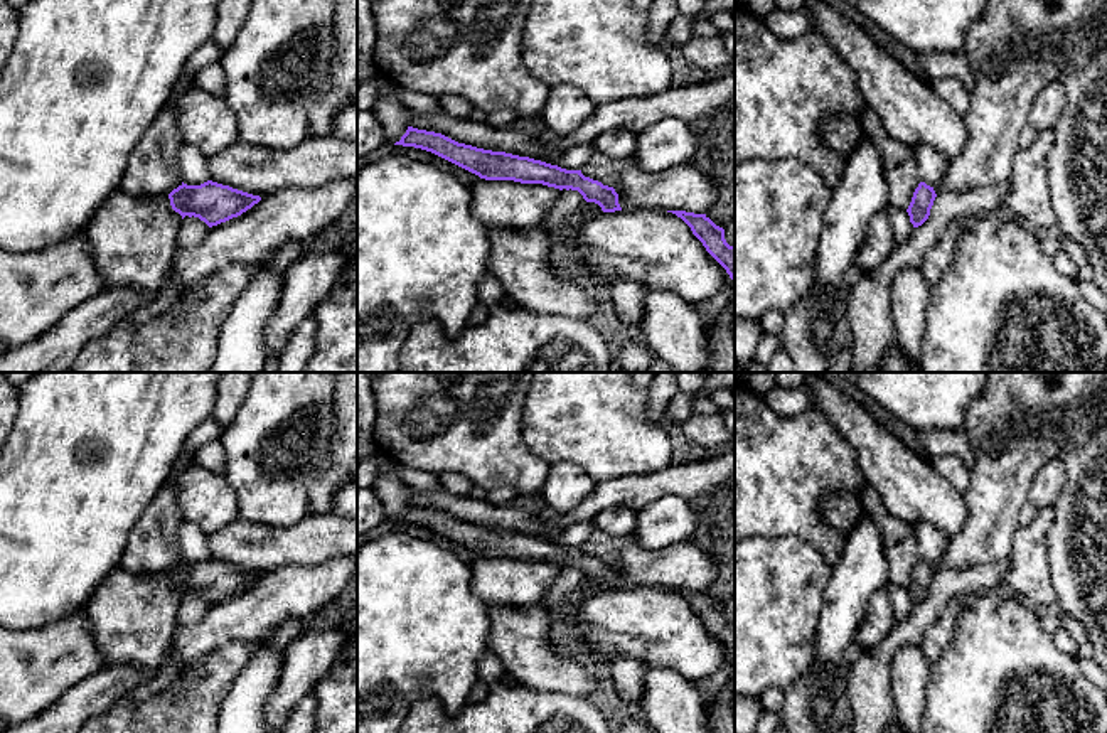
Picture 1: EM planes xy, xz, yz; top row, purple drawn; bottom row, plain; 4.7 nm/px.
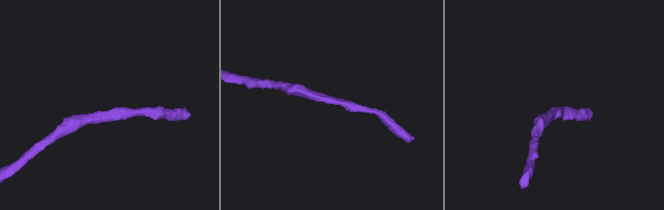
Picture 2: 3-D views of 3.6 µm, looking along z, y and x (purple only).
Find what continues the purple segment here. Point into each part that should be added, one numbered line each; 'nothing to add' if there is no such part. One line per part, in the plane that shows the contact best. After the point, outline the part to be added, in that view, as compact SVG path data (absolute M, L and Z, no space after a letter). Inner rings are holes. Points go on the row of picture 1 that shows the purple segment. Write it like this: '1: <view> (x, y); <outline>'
nothing to add

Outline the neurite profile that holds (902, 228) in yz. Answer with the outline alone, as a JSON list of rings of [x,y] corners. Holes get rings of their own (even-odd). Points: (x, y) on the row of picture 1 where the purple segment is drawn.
[[[886,207],[886,214],[890,217],[896,244],[905,244],[915,229],[910,222],[908,212],[905,209]]]

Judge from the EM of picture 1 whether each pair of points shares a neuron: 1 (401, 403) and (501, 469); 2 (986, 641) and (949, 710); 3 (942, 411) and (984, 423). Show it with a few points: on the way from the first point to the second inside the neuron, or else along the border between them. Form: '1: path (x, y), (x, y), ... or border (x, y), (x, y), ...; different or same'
1: path (427, 428), (438, 432), (449, 442), (475, 444); same
2: path (986, 658), (986, 673), (966, 693); same
3: border (984, 390), (969, 405), (962, 430); different

